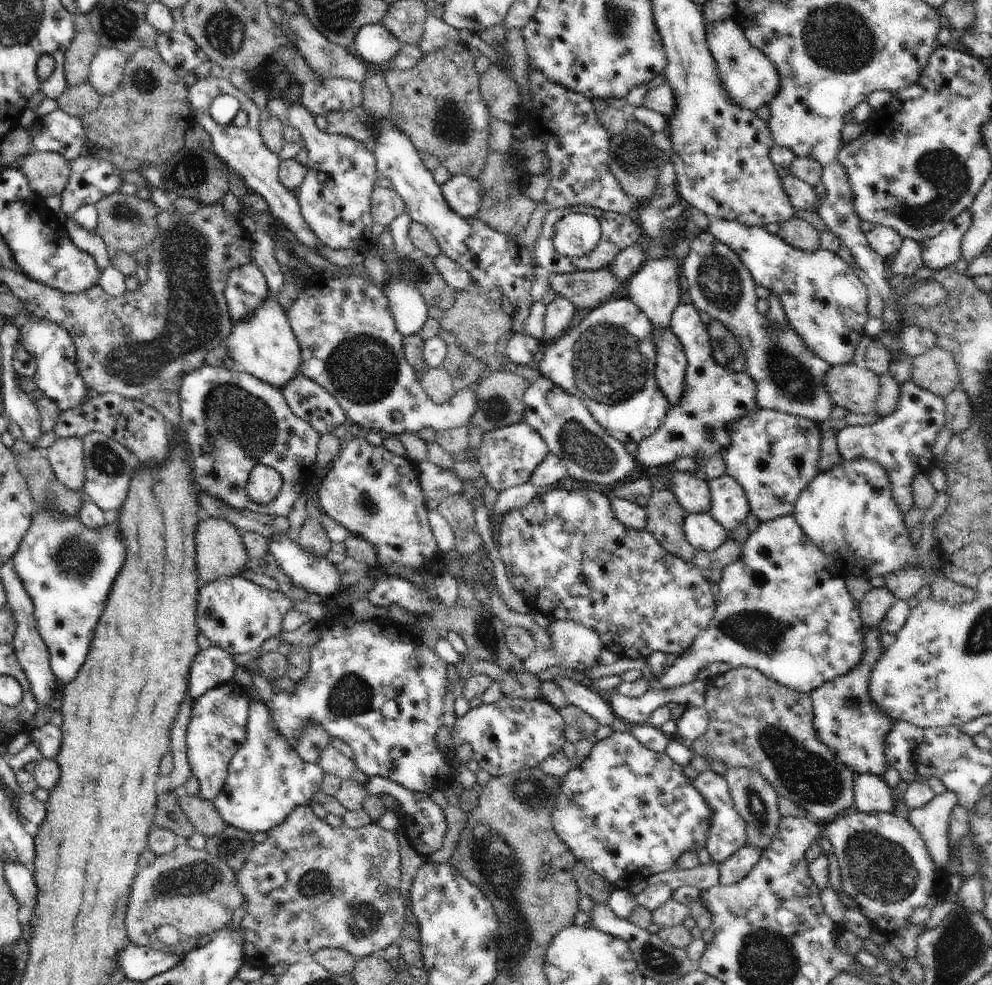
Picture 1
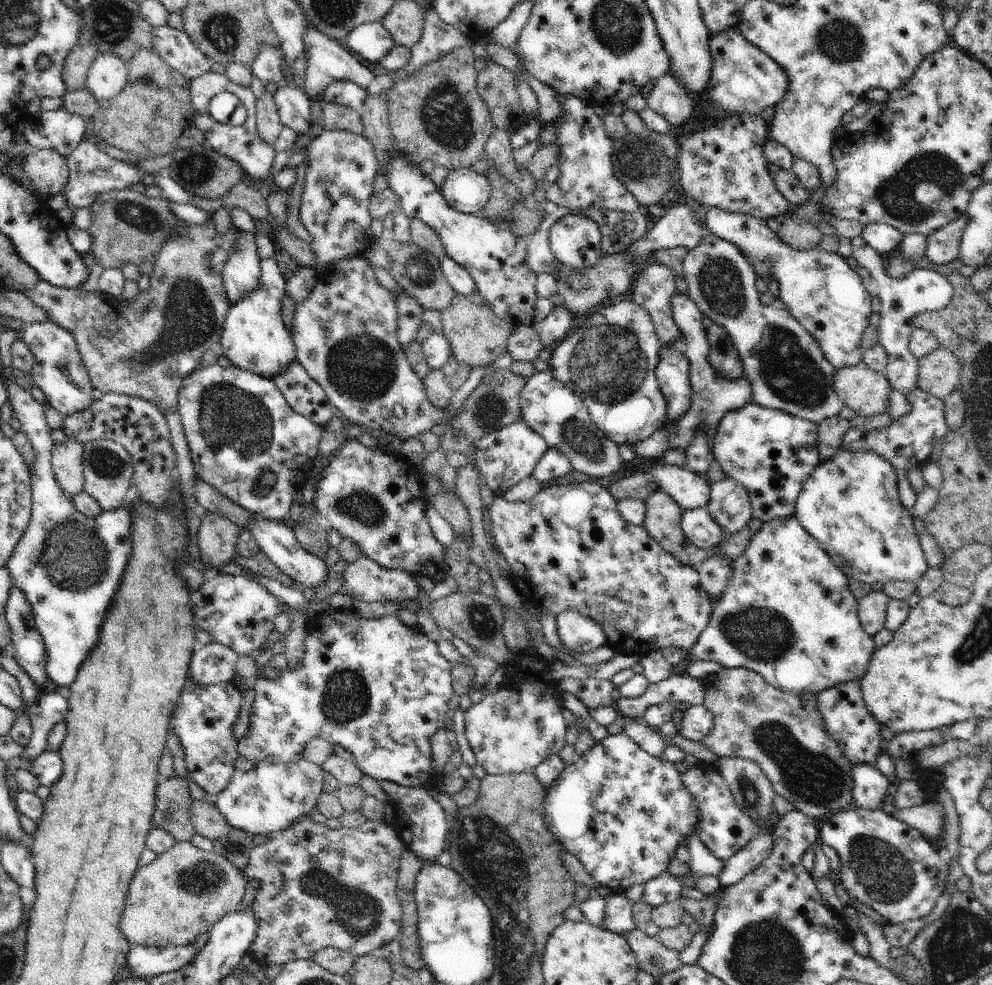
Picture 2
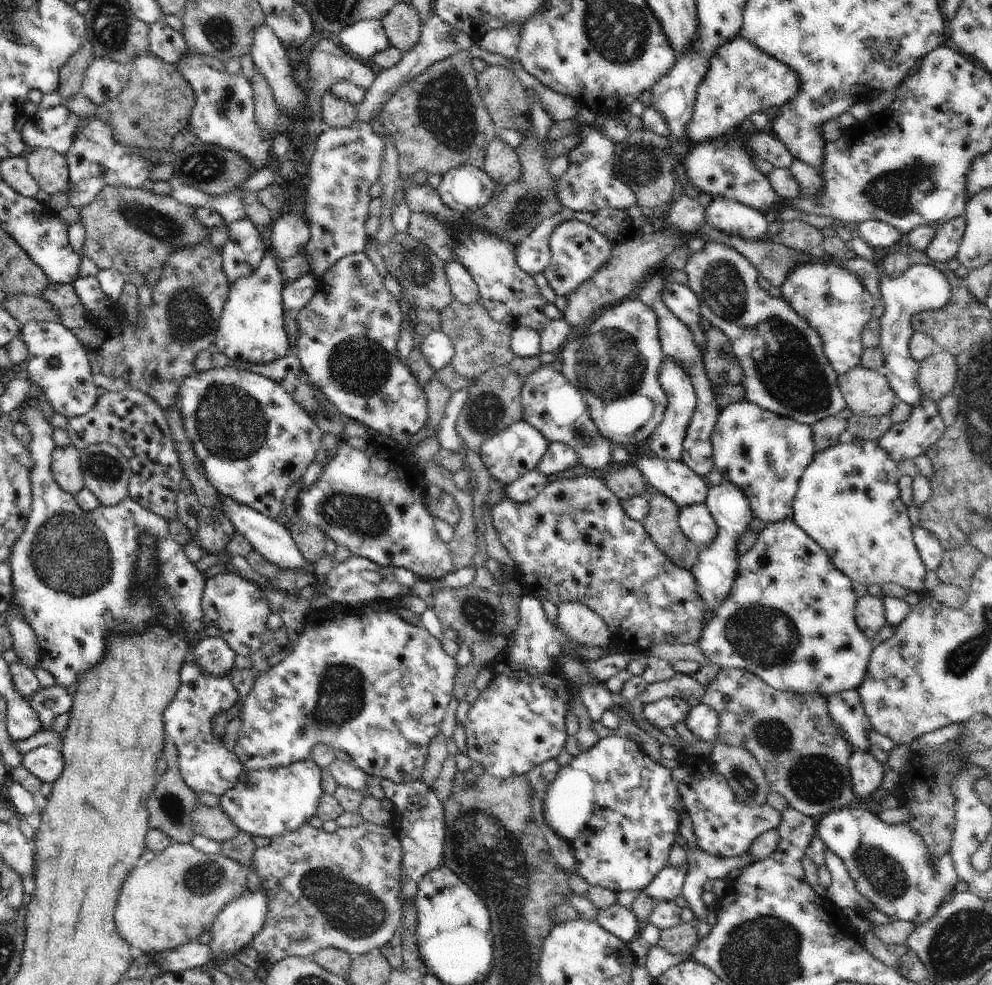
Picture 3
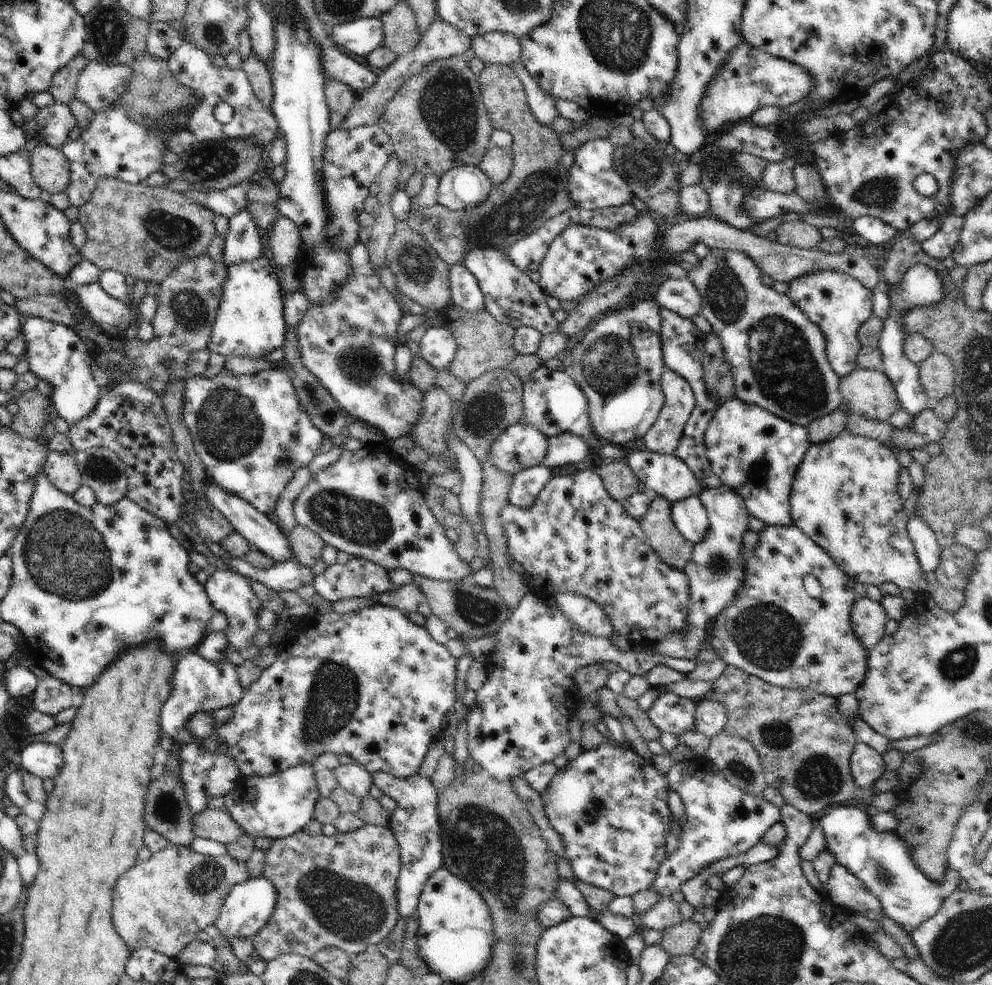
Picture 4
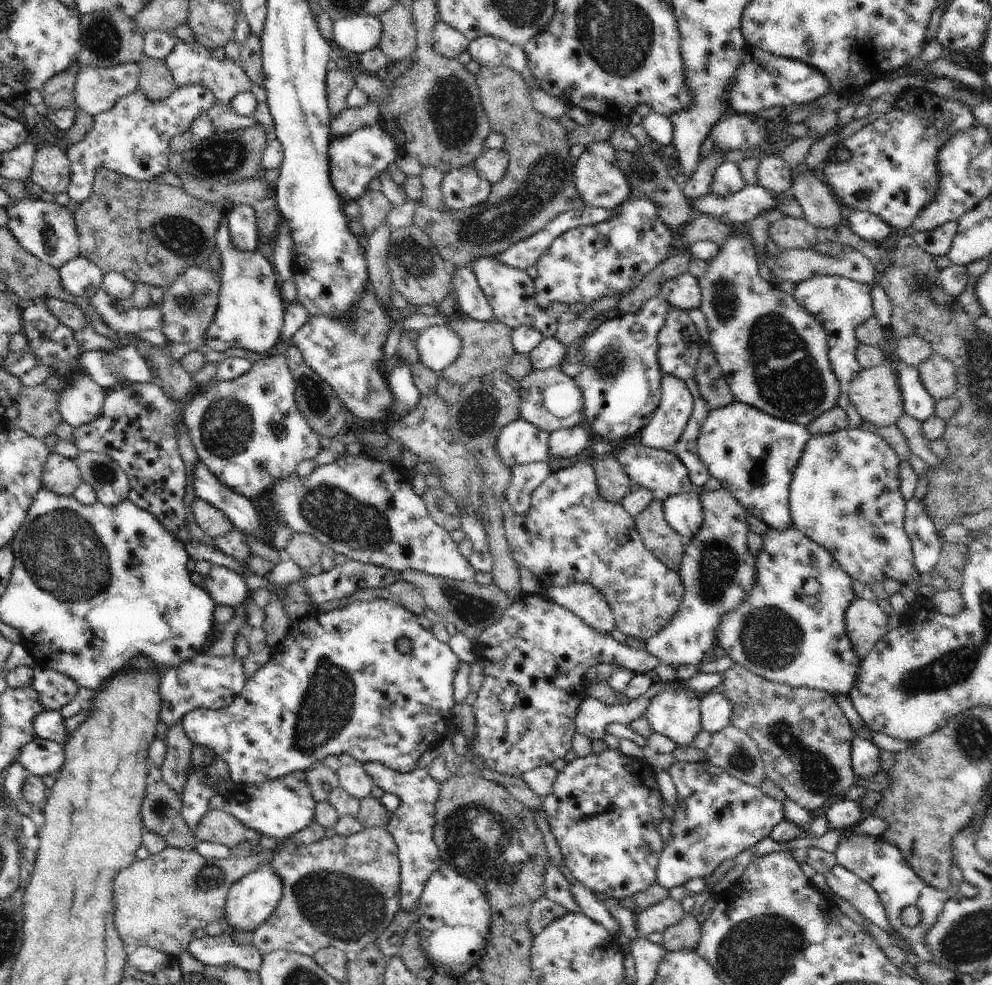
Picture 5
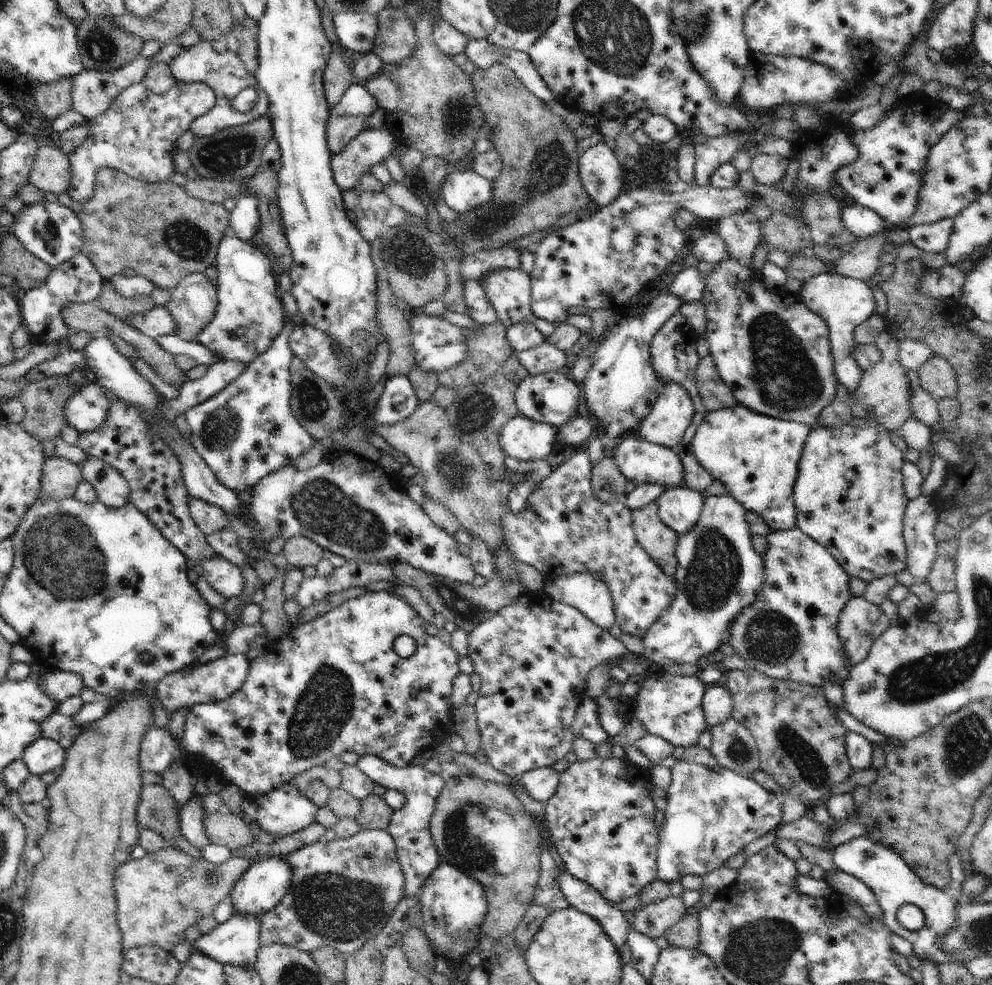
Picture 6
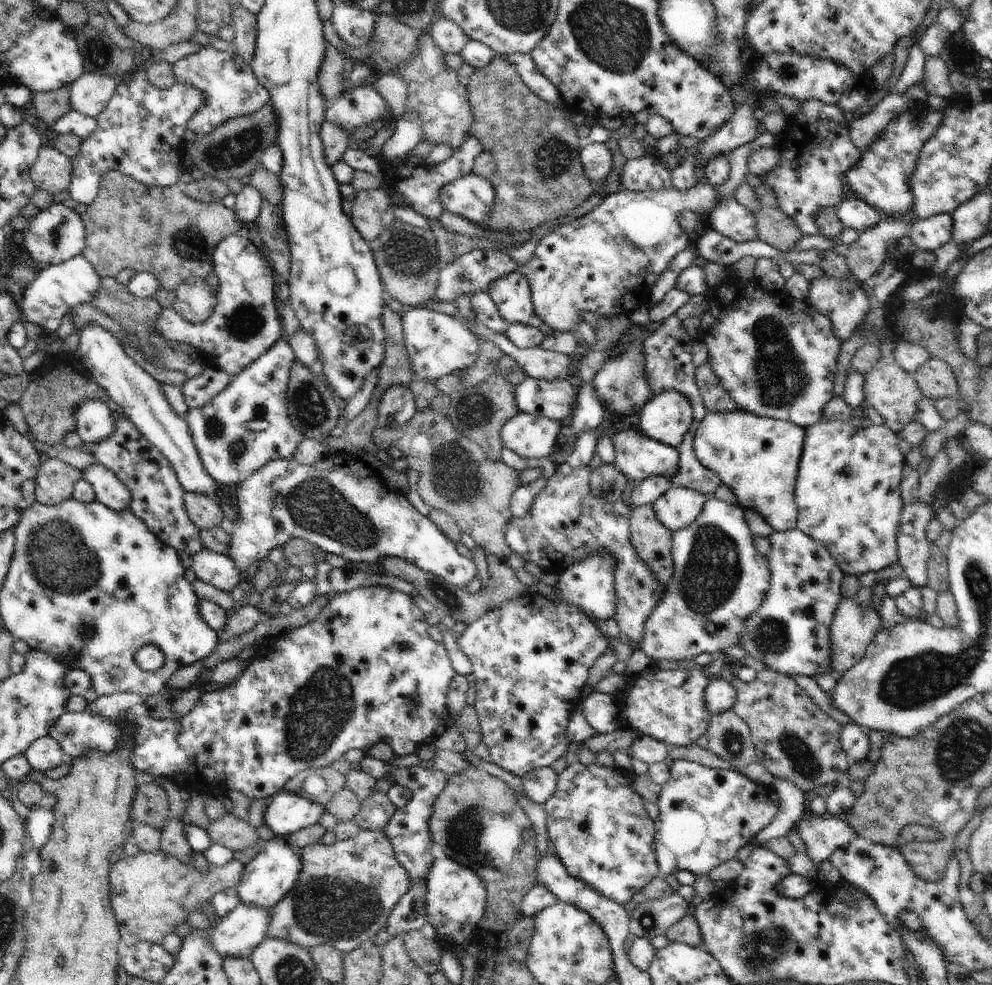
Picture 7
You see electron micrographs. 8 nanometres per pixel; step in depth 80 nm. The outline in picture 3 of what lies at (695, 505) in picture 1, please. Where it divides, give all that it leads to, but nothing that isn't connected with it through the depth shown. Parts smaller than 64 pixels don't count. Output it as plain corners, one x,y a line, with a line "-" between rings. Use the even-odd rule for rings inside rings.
636,451
633,463
644,476
650,490
664,494
679,509
706,501
710,488
706,478
695,474
682,461
648,457

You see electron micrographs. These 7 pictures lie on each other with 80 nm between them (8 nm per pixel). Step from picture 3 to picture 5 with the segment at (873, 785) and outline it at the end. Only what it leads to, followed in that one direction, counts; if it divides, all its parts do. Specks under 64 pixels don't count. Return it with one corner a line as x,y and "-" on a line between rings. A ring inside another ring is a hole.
854,733
852,738
851,764
856,778
870,778
880,767
880,749
871,741

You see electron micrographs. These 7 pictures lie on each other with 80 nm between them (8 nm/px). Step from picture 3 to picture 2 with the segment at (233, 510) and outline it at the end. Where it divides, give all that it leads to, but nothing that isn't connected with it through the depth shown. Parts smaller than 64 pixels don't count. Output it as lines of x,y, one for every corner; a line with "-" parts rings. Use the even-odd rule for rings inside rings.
263,517
252,518
250,526
246,530
254,536
260,552
266,554
266,558
280,568
295,582
302,584
304,588
315,589
322,586
328,578
329,569
325,560
305,552
298,544
292,526
280,521
272,521

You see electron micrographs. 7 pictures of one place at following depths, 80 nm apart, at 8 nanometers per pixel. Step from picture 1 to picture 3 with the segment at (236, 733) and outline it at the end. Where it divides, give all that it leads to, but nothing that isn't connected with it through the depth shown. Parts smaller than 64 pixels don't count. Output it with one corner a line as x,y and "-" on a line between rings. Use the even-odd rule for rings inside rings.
186,662
180,676
182,686
178,690
178,696
164,712
166,736
172,736
174,740
172,743
179,754
180,775
192,792
194,794
206,792
220,797
232,786
236,786
243,766
236,754
224,746
222,737
214,734
212,724
216,716
228,712
232,706
240,702
239,694
228,674
226,676
204,674
204,670
194,662

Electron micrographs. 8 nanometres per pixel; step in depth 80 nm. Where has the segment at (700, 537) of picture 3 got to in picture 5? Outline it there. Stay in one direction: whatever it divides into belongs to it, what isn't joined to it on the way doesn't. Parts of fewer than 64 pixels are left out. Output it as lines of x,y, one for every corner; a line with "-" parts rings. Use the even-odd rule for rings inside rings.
695,489
693,492
672,494
662,501
664,518
668,525
680,534
686,545
700,530
704,514
702,514
701,495

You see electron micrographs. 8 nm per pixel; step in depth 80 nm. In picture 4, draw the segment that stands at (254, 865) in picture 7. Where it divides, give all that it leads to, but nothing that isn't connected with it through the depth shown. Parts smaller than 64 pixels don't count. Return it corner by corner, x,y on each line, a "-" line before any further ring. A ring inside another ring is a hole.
263,874
258,878
249,878
246,882
233,886
215,922
218,932
228,942
234,940
234,938
252,938
262,930
263,926
268,924
268,919
271,918
273,913
277,896
278,893
273,882

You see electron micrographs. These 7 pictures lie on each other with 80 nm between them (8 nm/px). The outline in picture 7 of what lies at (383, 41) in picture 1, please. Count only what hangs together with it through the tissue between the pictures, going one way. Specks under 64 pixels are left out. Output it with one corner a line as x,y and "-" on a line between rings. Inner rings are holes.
336,4
330,22
338,37
342,38
348,46
363,49
370,42
376,20
372,11

